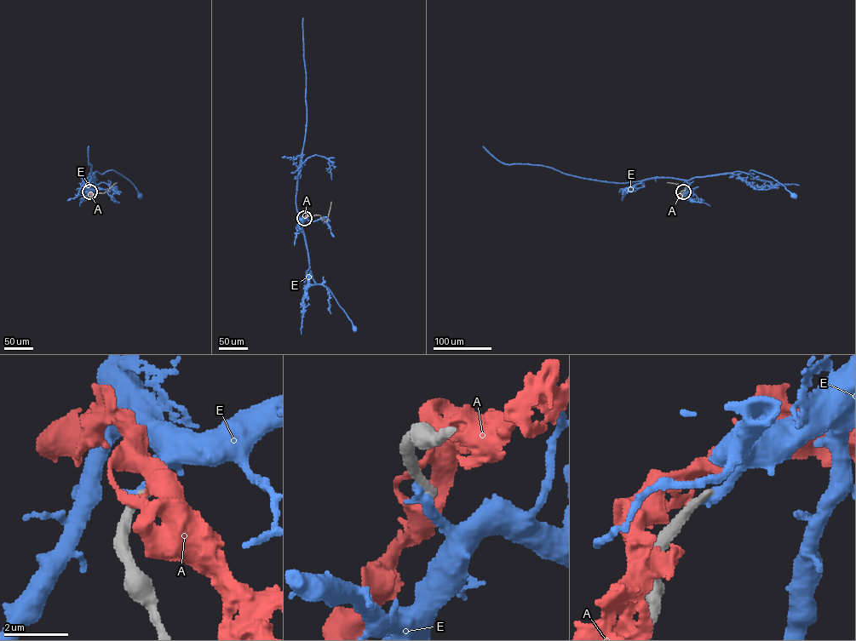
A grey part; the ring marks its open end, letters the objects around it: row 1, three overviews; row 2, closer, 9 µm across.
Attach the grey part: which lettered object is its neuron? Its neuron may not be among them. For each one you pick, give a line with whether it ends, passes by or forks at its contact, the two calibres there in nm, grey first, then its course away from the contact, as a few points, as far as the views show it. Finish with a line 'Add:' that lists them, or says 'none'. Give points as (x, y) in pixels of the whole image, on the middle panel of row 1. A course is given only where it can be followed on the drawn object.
Add: none

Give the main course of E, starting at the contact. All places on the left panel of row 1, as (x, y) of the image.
E: (89, 191), (87, 180), (89, 177), (95, 171), (102, 174), (113, 170), (129, 180), (140, 196)

